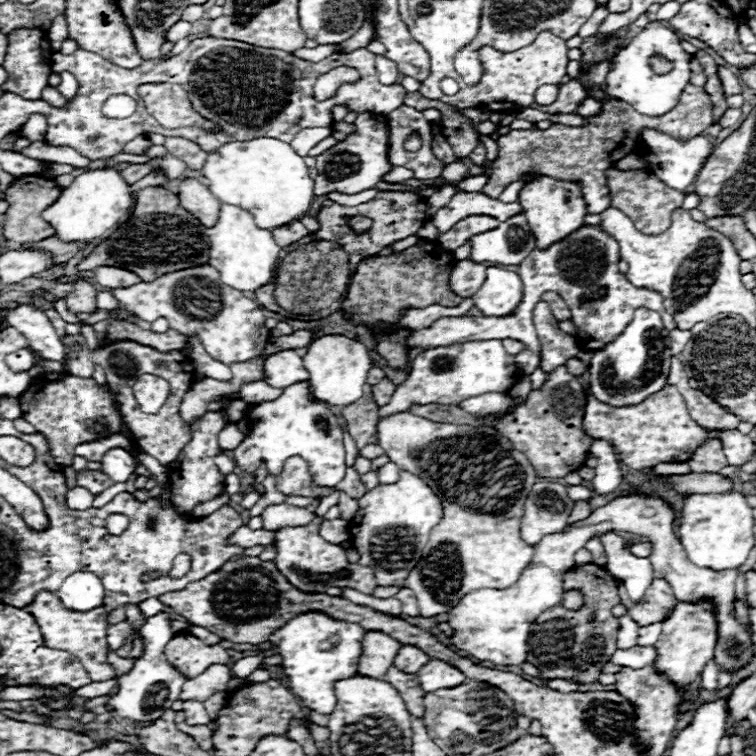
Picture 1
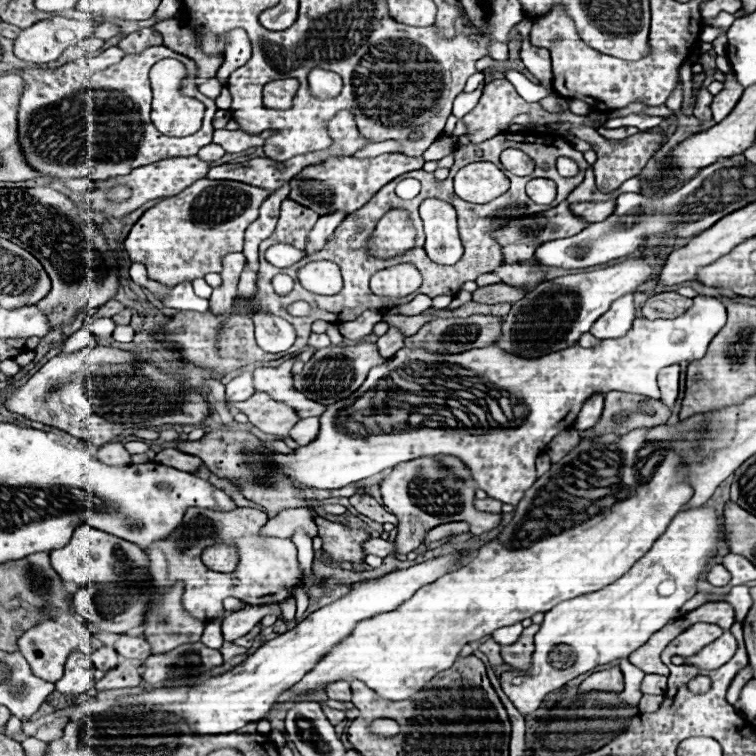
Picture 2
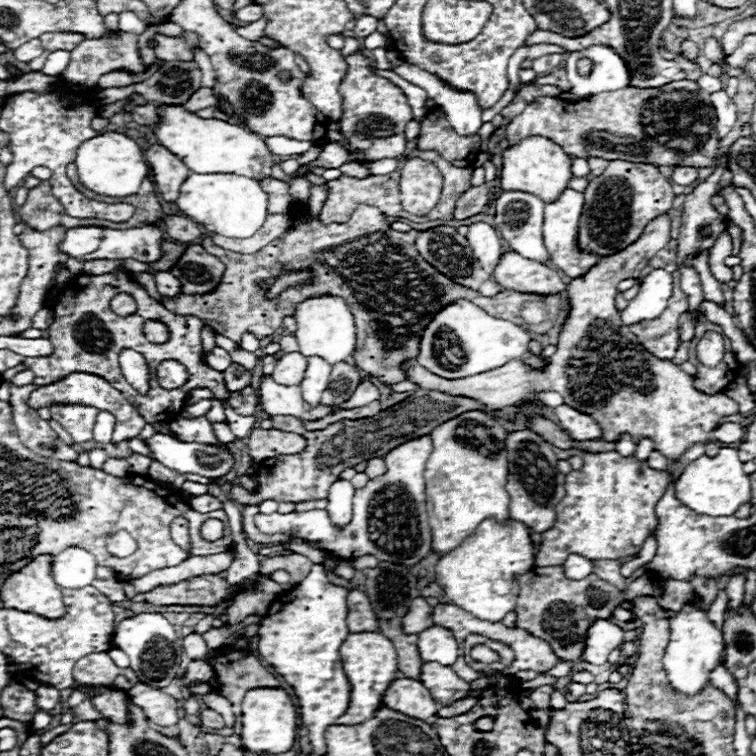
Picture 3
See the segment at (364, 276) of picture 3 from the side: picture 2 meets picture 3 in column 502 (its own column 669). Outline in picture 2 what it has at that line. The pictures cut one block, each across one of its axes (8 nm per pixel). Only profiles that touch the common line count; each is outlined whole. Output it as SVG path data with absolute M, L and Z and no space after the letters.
M662 292L648 298L642 306L646 318L678 318L692 306L692 298L684 298L678 292Z

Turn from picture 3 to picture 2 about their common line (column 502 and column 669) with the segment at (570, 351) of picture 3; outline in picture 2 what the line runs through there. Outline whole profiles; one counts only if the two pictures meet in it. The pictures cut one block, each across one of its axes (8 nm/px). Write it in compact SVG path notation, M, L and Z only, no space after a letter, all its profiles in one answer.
M666 366L658 374L658 386L662 390L662 402L666 406L674 406L678 398L678 376L680 376L680 366Z

